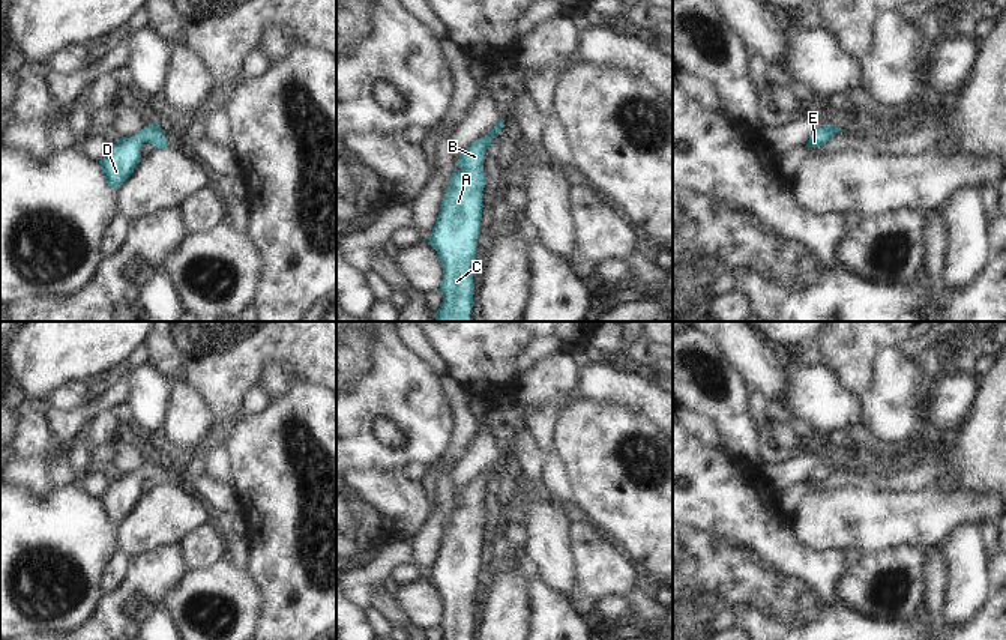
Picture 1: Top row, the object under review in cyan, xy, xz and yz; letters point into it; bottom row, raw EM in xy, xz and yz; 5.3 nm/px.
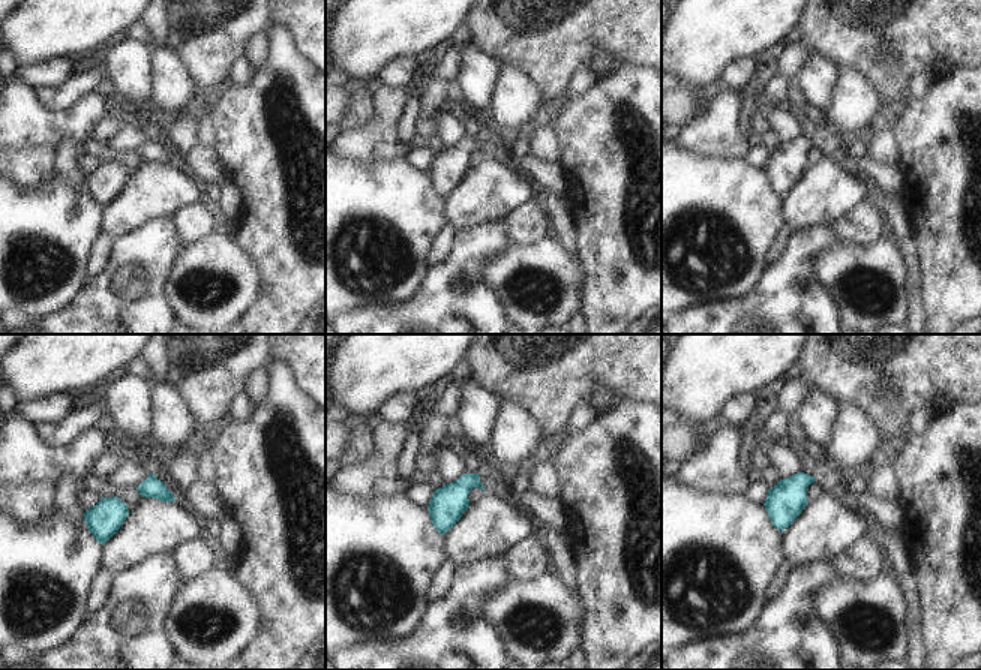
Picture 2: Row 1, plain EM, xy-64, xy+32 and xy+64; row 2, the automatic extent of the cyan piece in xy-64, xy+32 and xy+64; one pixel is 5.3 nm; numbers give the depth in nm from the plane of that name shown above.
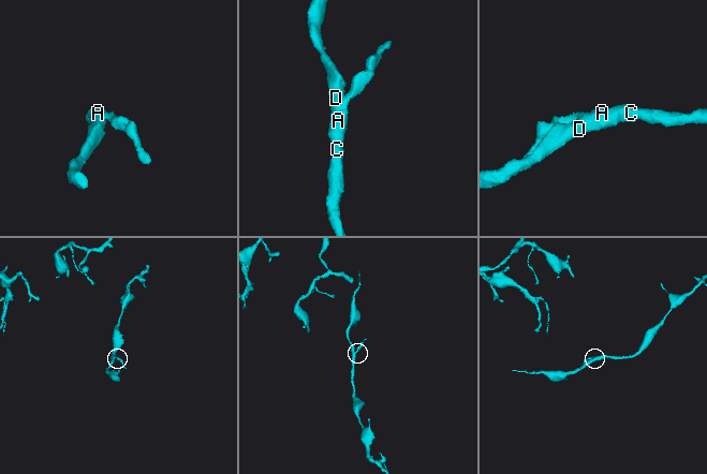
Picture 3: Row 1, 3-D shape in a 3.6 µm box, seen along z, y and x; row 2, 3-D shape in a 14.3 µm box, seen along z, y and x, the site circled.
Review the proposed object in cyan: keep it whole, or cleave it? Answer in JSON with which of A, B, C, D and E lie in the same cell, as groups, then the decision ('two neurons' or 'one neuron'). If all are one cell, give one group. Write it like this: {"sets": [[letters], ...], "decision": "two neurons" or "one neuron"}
{"sets": [["A", "B", "C", "D", "E"]], "decision": "one neuron"}

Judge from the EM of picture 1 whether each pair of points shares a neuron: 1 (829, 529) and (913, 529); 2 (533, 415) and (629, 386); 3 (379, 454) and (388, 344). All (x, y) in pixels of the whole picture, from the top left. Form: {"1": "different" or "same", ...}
{"1": "same", "2": "same", "3": "same"}

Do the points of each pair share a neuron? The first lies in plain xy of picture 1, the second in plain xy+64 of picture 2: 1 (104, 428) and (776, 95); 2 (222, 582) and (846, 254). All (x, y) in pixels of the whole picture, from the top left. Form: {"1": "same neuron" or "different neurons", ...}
{"1": "same neuron", "2": "same neuron"}

